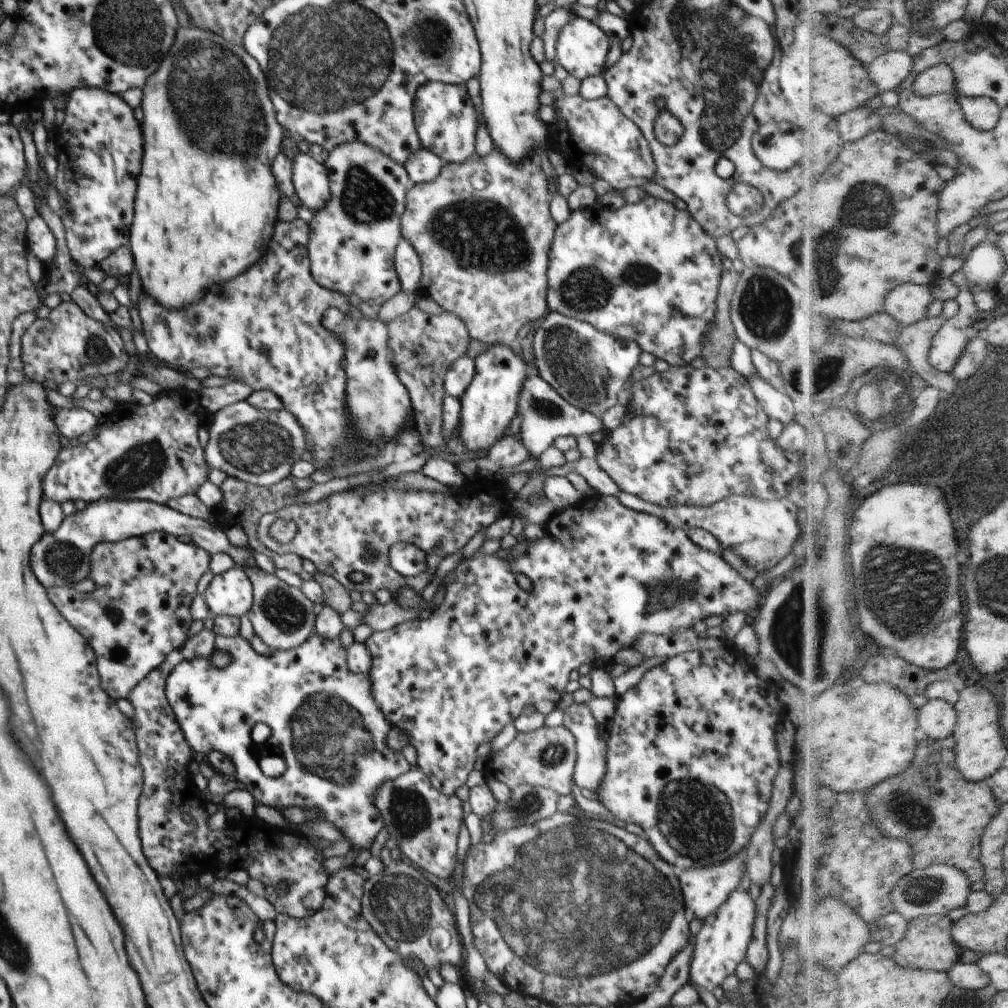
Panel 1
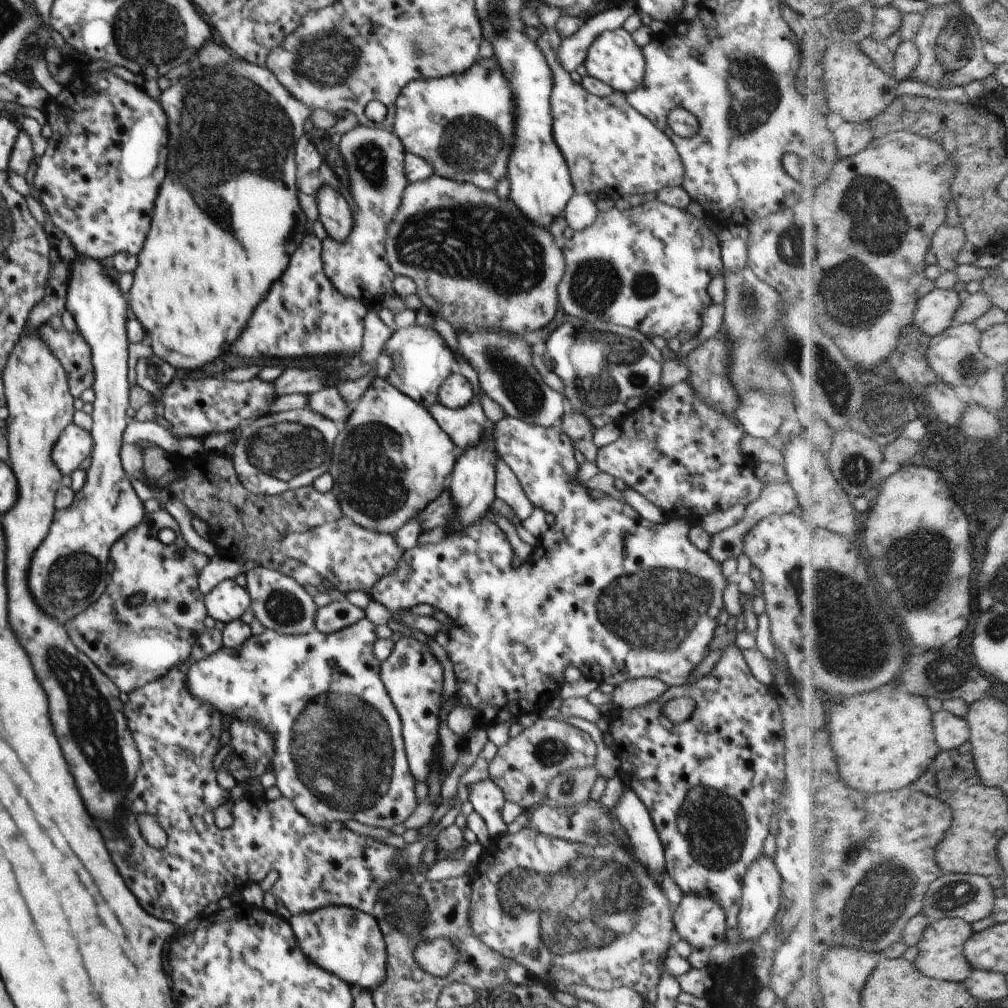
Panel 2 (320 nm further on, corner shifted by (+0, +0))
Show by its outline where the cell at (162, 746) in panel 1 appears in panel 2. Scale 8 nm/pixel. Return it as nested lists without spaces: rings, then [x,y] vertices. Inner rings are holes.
[[[207,628],[205,632],[199,636],[196,644],[192,645],[191,655],[182,664],[171,668],[170,672],[168,672],[166,676],[162,676],[160,680],[154,680],[154,682],[150,681],[150,684],[145,684],[142,688],[131,692],[129,694],[129,700],[123,704],[123,713],[127,718],[128,728],[130,729],[130,732],[132,732],[135,745],[137,746],[138,752],[141,756],[140,768],[133,780],[132,788],[130,789],[130,792],[128,792],[128,798],[126,798],[126,806],[130,806],[130,808],[126,808],[126,818],[124,818],[122,822],[118,822],[118,826],[116,826],[116,828],[118,828],[118,834],[120,834],[122,838],[110,838],[110,824],[108,824],[108,822],[100,822],[100,824],[98,824],[100,832],[104,832],[104,844],[106,844],[108,852],[110,852],[110,856],[112,856],[114,864],[118,866],[118,872],[124,876],[124,882],[126,882],[126,884],[128,884],[128,888],[136,894],[136,898],[140,900],[140,906],[142,906],[148,914],[152,914],[152,916],[156,916],[156,918],[160,918],[160,920],[168,920],[168,922],[179,928],[186,926],[186,924],[188,924],[190,920],[194,920],[194,918],[201,919],[204,916],[203,910],[208,906],[208,904],[218,902],[220,898],[224,898],[226,896],[229,897],[237,889],[241,890],[243,887],[253,882],[262,882],[262,880],[272,872],[272,870],[279,872],[279,881],[276,887],[278,898],[282,899],[284,906],[288,908],[292,915],[312,912],[328,905],[349,906],[371,915],[374,905],[379,899],[380,891],[382,891],[388,884],[402,877],[409,877],[408,873],[411,871],[411,867],[406,862],[406,859],[404,859],[404,856],[400,853],[399,848],[388,845],[383,841],[376,840],[370,836],[354,833],[346,827],[343,821],[334,821],[324,826],[313,825],[303,814],[300,814],[296,810],[293,802],[284,795],[276,801],[269,801],[268,810],[262,811],[262,814],[260,814],[261,811],[258,810],[258,806],[256,806],[254,801],[251,801],[248,796],[239,801],[235,801],[233,809],[235,820],[232,826],[228,829],[222,830],[216,827],[216,824],[214,823],[214,810],[216,810],[218,806],[226,804],[230,800],[230,790],[224,789],[218,785],[218,782],[216,781],[217,770],[212,767],[214,756],[216,756],[216,753],[222,748],[220,746],[220,734],[223,732],[223,714],[219,713],[219,710],[215,706],[212,706],[212,703],[200,700],[198,697],[195,698],[187,687],[187,672],[193,664],[197,663],[197,661],[201,661],[202,659],[208,658],[209,655],[217,653],[223,646],[222,631],[216,628]],[[140,811],[154,816],[154,818],[156,818],[160,823],[160,826],[162,826],[162,828],[167,832],[168,844],[166,844],[166,847],[163,850],[151,847],[146,843],[142,835],[140,835],[138,823],[136,822],[137,815]]]

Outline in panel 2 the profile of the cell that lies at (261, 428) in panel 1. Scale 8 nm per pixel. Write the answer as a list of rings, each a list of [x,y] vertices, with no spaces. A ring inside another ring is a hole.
[[[308,407],[302,410],[268,413],[261,419],[240,423],[239,427],[240,438],[231,457],[236,474],[248,491],[270,497],[276,497],[284,491],[295,491],[300,487],[310,486],[319,476],[328,473],[334,443],[341,431],[340,425]]]

